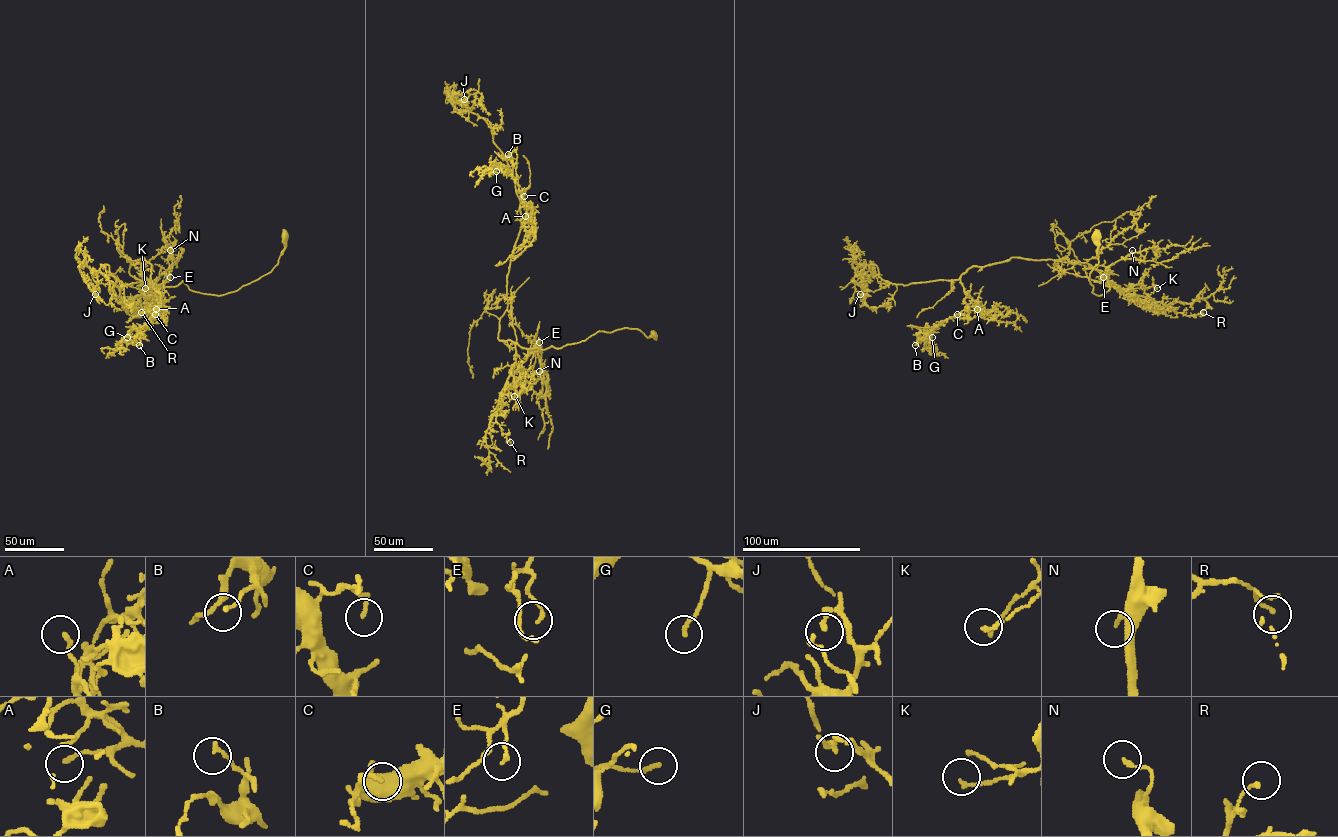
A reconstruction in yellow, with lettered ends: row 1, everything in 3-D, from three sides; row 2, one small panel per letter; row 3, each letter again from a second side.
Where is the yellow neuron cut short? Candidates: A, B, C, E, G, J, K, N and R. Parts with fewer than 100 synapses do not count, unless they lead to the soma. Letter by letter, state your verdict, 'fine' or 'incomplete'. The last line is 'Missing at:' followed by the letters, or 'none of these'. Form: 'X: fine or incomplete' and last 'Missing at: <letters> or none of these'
A: fine
B: fine
C: fine
E: fine
G: fine
J: fine
K: fine
N: fine
R: fine
Missing at: none of these

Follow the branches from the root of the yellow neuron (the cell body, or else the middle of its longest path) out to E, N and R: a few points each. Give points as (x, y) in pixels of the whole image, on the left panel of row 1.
E: (285, 234), (273, 268), (233, 292), (200, 293), (182, 281), (158, 286), (169, 273), (170, 277)
N: (285, 234), (285, 249), (270, 272), (220, 295), (193, 291), (182, 281), (159, 287), (171, 265), (170, 250)
R: (285, 234), (278, 263), (257, 279), (220, 295), (182, 281), (147, 289), (126, 312), (141, 312)

